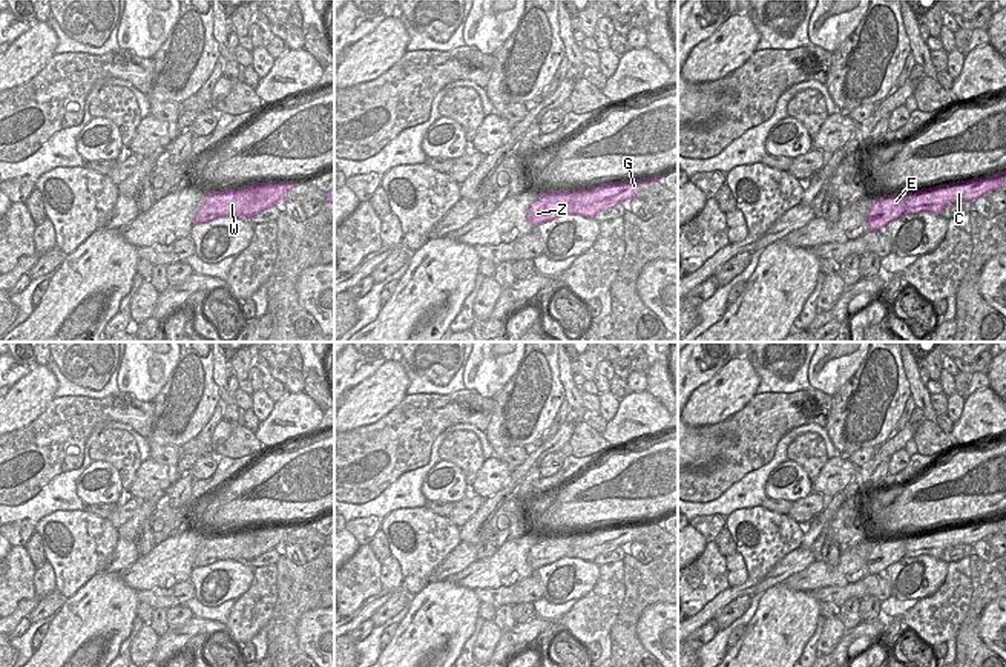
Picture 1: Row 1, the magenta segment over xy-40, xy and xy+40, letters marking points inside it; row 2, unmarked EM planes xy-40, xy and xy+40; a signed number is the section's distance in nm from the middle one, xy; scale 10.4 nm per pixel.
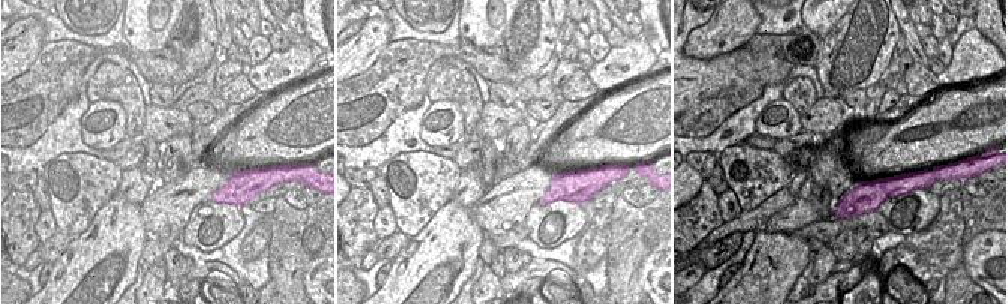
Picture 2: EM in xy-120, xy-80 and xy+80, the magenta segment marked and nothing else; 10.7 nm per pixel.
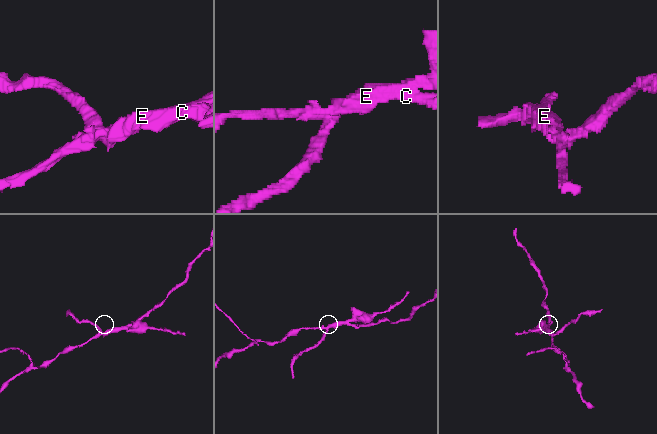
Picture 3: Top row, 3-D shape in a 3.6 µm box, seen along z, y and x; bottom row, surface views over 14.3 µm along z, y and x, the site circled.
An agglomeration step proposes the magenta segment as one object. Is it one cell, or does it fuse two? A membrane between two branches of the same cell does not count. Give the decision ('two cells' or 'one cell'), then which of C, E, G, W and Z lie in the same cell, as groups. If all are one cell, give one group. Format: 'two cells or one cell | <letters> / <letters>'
two cells | C G / E W Z

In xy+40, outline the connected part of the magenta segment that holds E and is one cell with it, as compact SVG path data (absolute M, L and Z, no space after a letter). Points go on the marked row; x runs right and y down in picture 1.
M908 192L876 196L866 216L870 232L879 232L888 222L906 215L906 199Z

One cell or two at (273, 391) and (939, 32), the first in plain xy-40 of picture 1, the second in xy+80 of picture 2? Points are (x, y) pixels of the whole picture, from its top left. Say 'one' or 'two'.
two

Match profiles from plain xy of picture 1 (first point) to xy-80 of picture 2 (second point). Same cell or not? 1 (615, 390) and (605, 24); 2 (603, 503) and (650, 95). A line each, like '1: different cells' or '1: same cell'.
1: different cells
2: same cell

